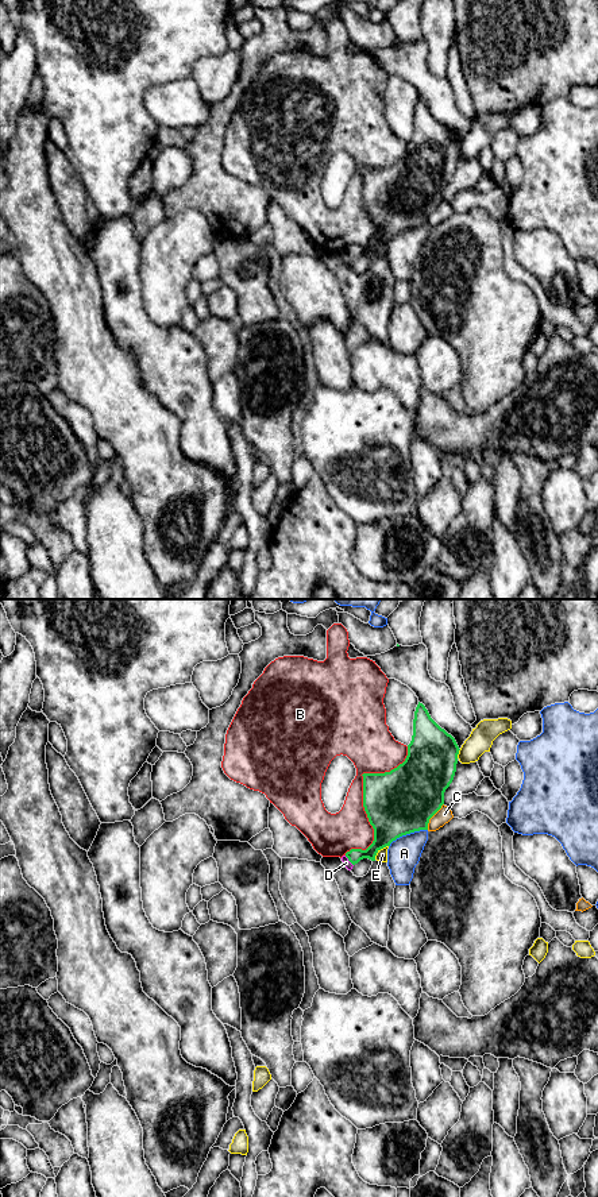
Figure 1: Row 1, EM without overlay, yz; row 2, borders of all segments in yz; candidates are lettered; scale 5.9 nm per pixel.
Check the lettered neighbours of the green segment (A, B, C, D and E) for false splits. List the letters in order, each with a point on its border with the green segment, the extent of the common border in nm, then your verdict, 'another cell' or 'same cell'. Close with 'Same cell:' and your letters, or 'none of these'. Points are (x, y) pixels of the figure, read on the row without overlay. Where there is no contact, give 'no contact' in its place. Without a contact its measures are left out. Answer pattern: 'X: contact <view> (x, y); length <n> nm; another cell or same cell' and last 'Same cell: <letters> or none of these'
A: contact yz (406, 228); length 260 nm; another cell
B: contact yz (363, 190); length 750 nm; another cell
C: contact yz (432, 211); length 190 nm; another cell
D: contact yz (348, 255); length 80 nm; same cell
E: contact yz (379, 244); length 120 nm; another cell
Same cell: D

